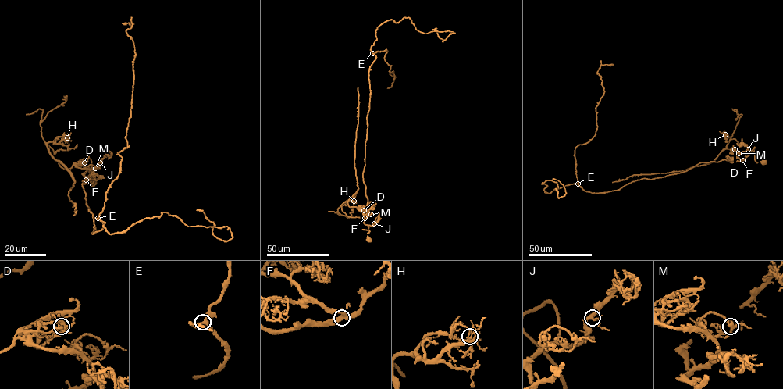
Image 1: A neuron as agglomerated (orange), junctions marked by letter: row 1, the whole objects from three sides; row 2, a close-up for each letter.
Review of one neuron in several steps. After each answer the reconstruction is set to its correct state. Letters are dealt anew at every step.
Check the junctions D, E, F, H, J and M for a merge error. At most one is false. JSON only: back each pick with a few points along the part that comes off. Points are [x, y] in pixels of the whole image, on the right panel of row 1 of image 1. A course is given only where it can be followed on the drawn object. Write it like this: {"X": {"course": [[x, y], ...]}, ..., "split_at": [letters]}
{"D": {"course": [[734, 149], [731, 154], [729, 149], [724, 148], [712, 162], [682, 170], [633, 175], [612, 182]]}, "split_at": ["D"]}

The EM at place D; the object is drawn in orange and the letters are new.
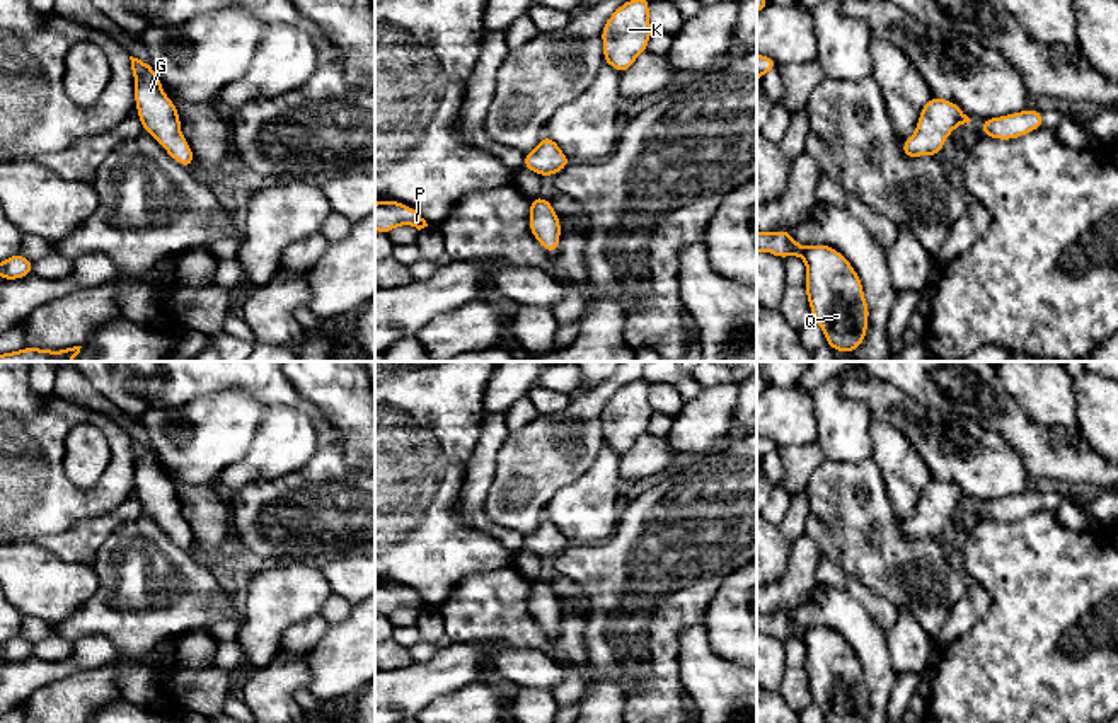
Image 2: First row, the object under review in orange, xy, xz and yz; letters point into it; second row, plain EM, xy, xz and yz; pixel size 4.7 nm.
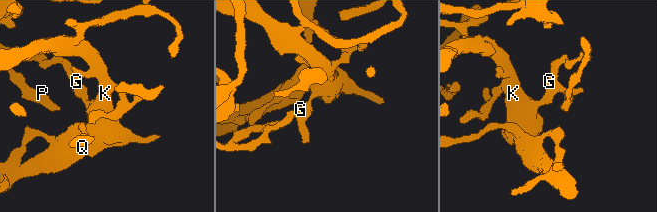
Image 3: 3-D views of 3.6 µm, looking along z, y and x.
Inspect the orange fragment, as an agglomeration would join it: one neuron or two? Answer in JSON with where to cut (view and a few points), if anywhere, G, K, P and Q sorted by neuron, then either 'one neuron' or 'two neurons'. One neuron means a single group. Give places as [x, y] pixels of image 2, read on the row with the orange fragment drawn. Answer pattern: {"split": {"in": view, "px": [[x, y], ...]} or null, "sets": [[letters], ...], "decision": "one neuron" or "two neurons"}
{"split": {"in": "xz", "px": [[549, 137], [537, 152], [539, 174]]}, "sets": [["G", "P"], ["K", "Q"]], "decision": "two neurons"}

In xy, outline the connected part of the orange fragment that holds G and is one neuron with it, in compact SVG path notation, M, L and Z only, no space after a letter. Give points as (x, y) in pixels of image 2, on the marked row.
M130 56L135 78L135 106L141 128L157 143L179 136L181 118L176 104L165 95L162 82L148 61Z

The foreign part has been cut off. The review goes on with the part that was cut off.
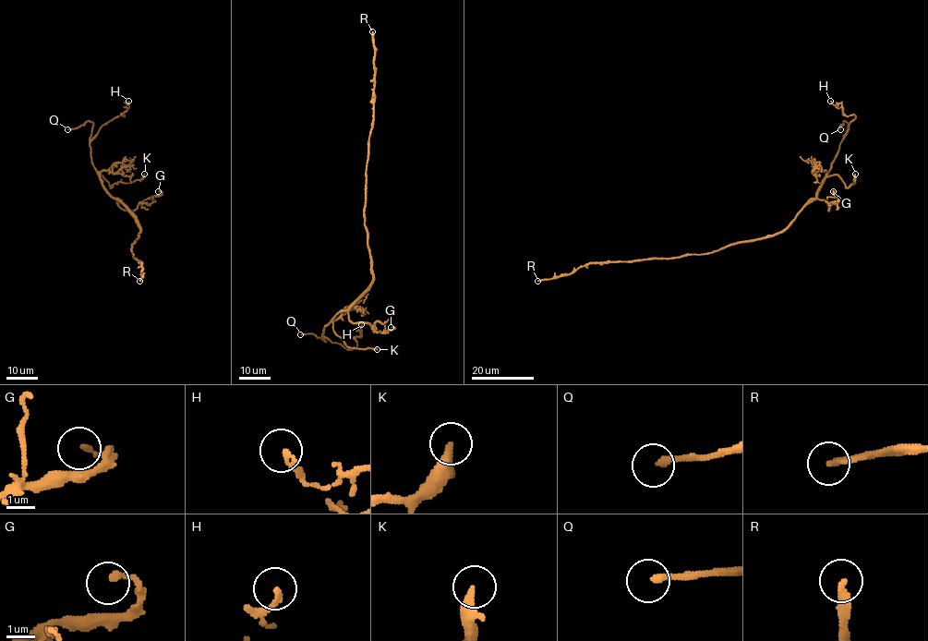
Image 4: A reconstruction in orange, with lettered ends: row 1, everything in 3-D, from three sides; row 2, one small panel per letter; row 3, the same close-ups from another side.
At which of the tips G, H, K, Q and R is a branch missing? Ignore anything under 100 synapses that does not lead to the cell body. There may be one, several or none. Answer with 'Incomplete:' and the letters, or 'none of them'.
Incomplete: Q, R

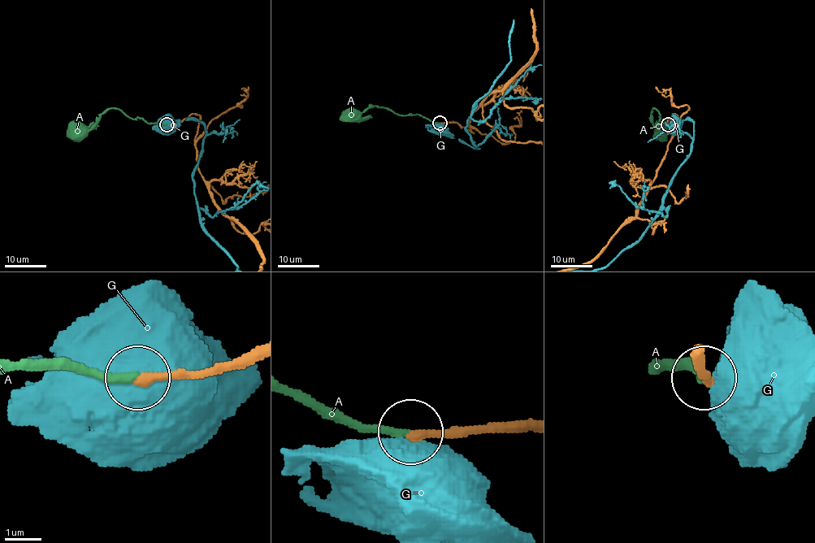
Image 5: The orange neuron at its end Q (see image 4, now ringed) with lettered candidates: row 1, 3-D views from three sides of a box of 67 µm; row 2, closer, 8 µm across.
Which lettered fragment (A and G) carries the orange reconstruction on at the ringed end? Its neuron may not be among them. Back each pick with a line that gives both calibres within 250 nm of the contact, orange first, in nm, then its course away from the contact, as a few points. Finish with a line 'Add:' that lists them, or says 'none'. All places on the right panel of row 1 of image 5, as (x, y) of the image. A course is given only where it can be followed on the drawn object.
A: 240 nm thick on the orange side, 200 nm on the other; it runs (669, 124), (661, 123), (661, 115), (653, 109), (651, 122), (656, 130), (659, 130)
Add: A

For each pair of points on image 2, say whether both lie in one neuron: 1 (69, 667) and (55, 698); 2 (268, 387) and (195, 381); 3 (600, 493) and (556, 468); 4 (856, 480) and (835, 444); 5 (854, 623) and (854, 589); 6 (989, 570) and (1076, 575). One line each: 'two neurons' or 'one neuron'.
1: two neurons
2: one neuron
3: two neurons
4: two neurons
5: two neurons
6: one neuron

